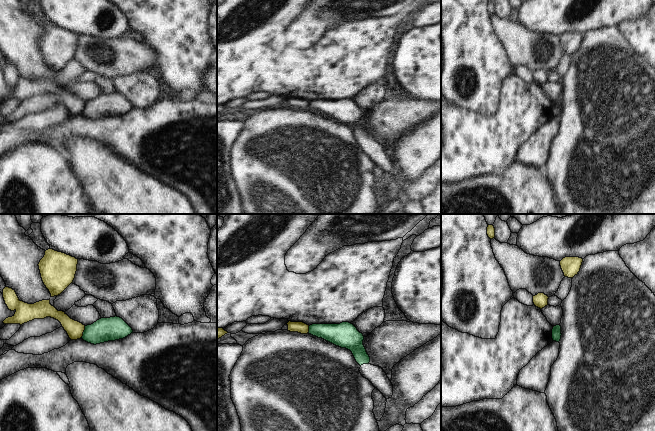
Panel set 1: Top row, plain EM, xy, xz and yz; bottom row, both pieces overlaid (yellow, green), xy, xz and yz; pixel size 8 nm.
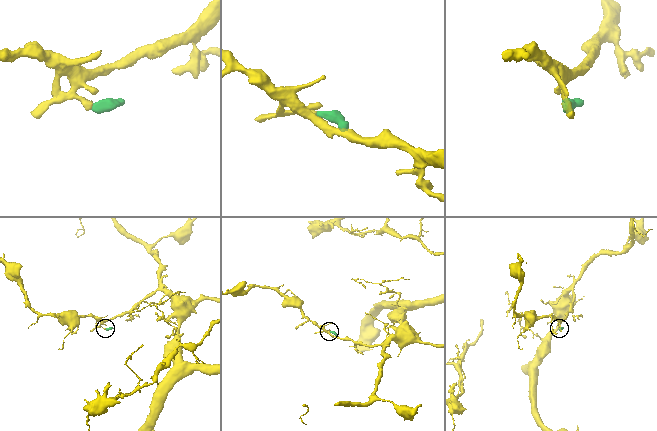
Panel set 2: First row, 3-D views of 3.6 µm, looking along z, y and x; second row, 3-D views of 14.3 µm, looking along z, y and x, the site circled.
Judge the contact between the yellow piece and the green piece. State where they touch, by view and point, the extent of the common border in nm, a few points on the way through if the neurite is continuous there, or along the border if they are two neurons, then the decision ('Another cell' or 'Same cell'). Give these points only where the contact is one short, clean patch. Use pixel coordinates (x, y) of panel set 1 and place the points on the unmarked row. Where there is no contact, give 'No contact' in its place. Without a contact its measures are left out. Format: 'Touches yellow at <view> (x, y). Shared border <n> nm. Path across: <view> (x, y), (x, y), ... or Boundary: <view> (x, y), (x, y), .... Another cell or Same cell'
Touches yellow at xy (83, 107). Shared border 90 nm. Boundary: xy (85, 102), (81, 112). Another cell.

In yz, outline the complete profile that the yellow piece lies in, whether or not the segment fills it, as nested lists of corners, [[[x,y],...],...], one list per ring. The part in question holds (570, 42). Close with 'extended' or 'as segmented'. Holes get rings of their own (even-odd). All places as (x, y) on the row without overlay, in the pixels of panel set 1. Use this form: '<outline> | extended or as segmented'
[[[565,33],[560,37],[561,45],[565,53],[573,54],[578,50],[583,35],[579,33]]] | as segmented

